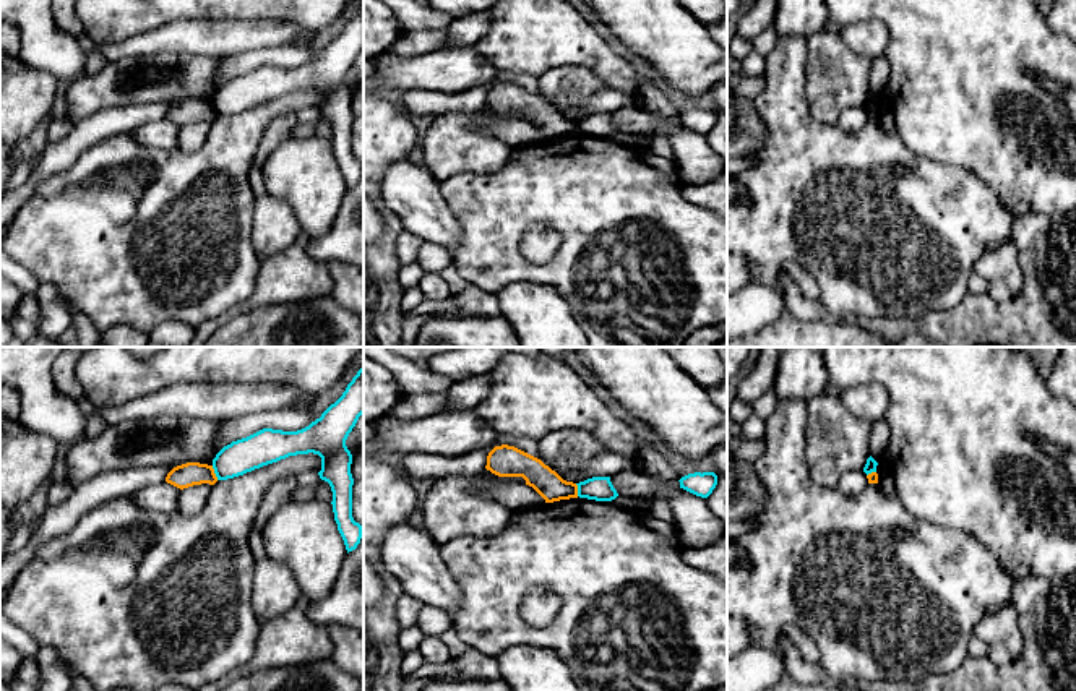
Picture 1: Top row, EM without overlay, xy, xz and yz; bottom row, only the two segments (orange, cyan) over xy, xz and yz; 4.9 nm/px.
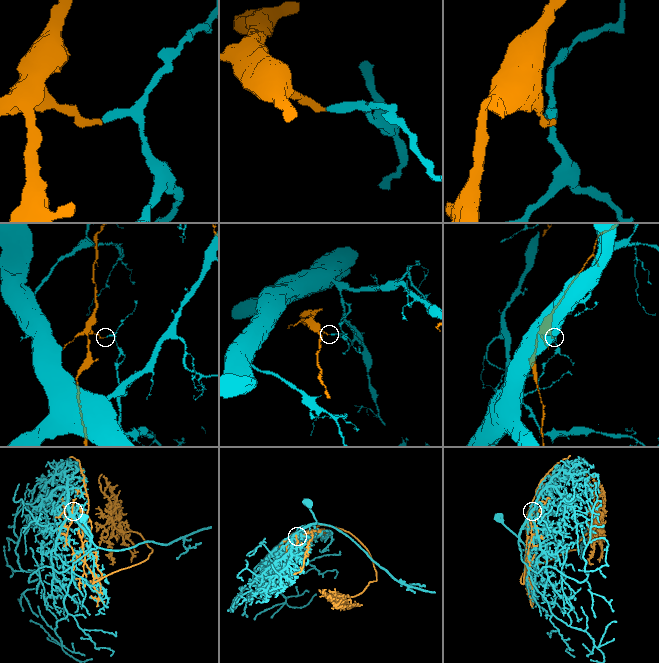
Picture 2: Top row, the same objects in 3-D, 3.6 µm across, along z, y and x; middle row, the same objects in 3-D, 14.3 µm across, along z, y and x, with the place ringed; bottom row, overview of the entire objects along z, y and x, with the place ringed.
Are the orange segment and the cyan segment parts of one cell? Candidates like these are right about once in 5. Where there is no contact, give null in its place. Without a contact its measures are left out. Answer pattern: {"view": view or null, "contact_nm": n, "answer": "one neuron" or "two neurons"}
{"view": "xy", "contact_nm": 80, "answer": "two neurons"}

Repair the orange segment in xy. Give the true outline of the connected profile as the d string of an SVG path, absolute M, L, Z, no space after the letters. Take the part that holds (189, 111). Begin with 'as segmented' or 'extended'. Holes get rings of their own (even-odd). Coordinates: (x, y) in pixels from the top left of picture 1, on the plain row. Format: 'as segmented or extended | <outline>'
as segmented | M187 99L174 104L167 110L166 118L183 127L201 120L214 122L217 118L217 114L214 110L213 102L200 99Z

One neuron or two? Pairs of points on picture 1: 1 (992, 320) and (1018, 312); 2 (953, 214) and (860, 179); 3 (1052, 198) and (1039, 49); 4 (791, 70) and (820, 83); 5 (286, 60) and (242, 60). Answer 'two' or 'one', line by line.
1: one
2: one
3: one
4: two
5: one

